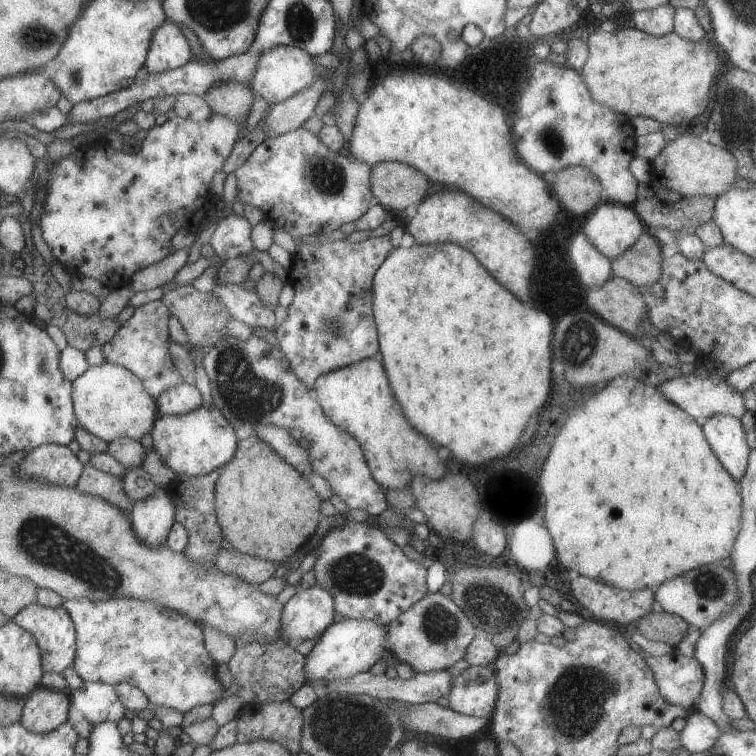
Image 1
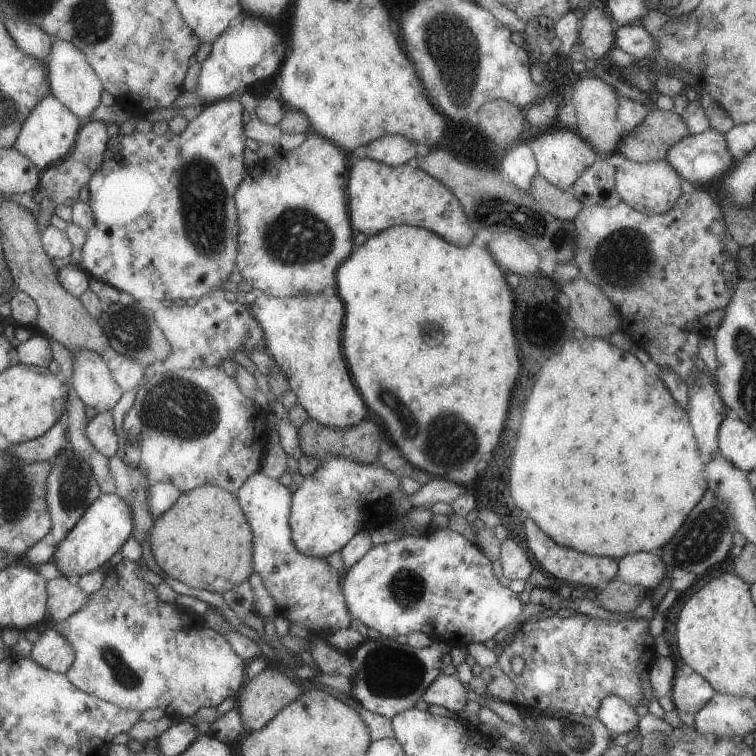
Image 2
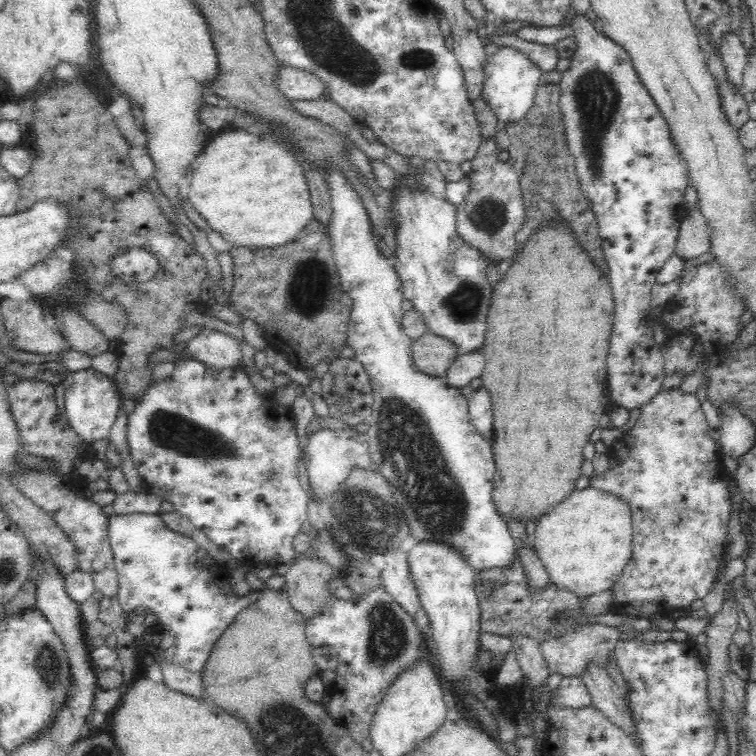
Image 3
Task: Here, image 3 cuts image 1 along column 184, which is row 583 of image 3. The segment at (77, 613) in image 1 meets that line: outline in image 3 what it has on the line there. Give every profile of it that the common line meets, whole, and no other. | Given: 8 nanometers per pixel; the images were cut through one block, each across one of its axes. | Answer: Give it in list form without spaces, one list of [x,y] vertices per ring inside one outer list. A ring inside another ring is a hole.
[[[680,388],[664,390],[654,396],[648,404],[641,406],[640,410],[641,415],[632,429],[623,432],[623,436],[620,440],[608,447],[606,452],[606,455],[609,458],[607,473],[593,474],[590,477],[590,487],[615,494],[622,498],[622,500],[626,500],[626,502],[630,504],[630,508],[632,508],[632,522],[634,522],[632,556],[628,561],[622,576],[618,578],[618,582],[615,582],[614,586],[611,588],[613,590],[613,602],[615,602],[611,611],[615,613],[630,614],[630,616],[634,616],[634,618],[642,618],[650,616],[650,614],[660,614],[666,617],[670,616],[678,607],[688,609],[694,600],[698,600],[698,598],[702,599],[708,590],[710,590],[710,587],[714,583],[714,576],[716,576],[716,572],[718,572],[722,554],[724,554],[723,546],[728,536],[733,501],[730,497],[730,488],[725,481],[722,480],[722,475],[720,475],[720,456],[718,455],[718,447],[716,447],[716,443],[710,437],[706,415],[704,415],[700,400],[695,394],[684,393]]]

